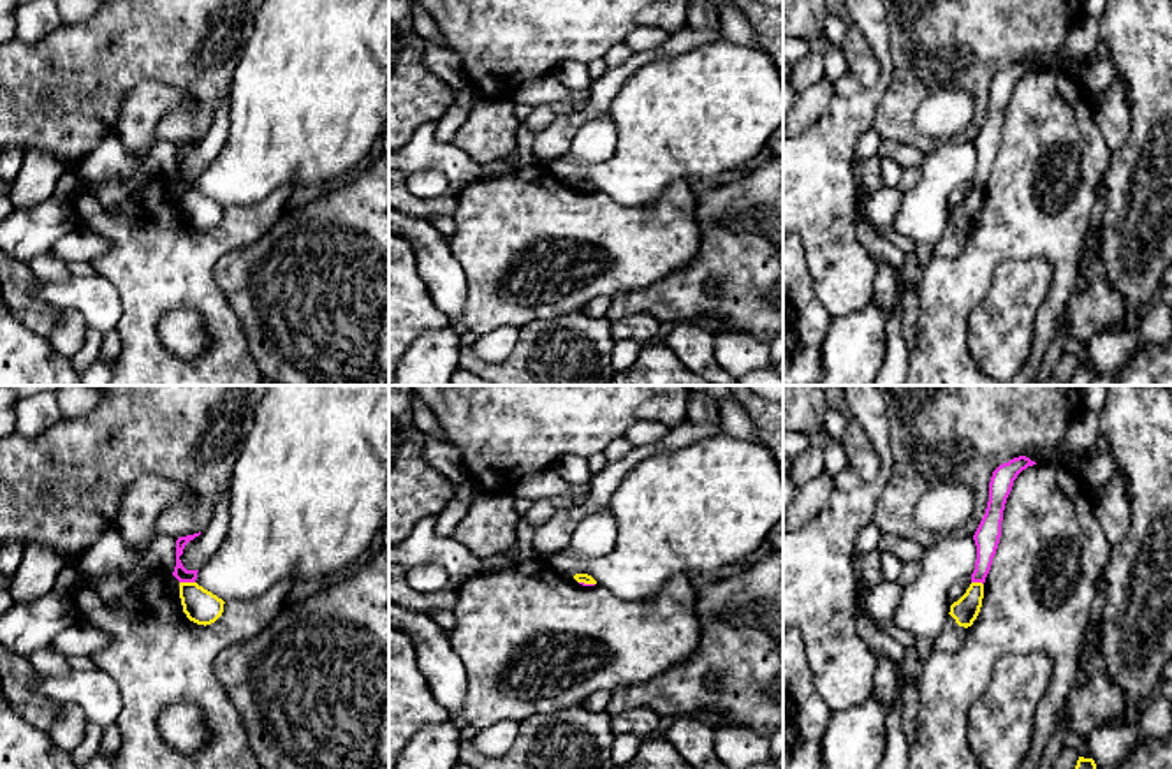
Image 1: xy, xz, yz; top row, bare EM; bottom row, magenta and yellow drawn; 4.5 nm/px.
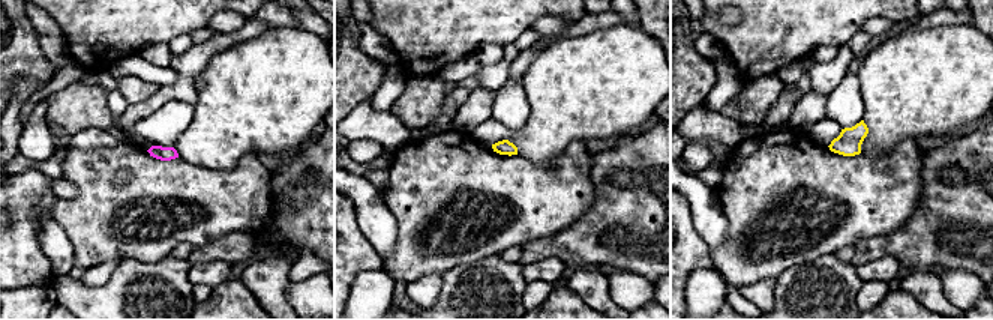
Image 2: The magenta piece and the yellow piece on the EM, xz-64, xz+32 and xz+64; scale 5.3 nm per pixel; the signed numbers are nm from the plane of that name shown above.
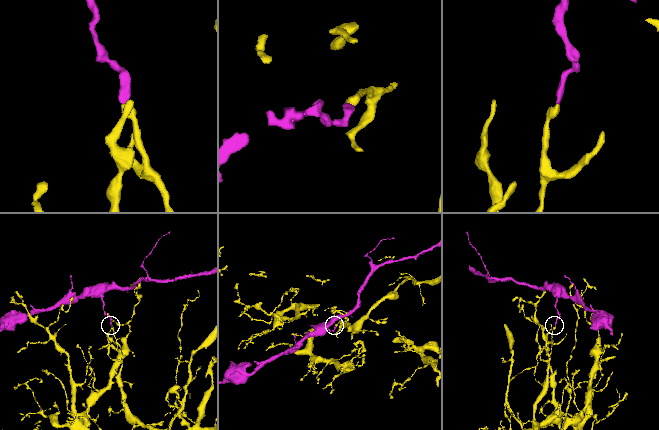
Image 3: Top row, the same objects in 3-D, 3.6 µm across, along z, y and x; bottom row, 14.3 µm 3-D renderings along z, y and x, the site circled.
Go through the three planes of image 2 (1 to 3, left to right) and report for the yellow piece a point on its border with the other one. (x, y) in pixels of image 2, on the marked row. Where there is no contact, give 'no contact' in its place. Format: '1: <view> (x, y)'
1: no contact
2: no contact
3: no contact

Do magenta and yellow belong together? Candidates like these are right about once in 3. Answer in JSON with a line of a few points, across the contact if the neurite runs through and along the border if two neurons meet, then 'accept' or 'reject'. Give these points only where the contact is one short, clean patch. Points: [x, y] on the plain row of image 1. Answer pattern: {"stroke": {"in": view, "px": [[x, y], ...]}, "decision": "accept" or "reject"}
{"stroke": {"in": "xy", "px": [[180, 187], [194, 189]]}, "decision": "reject"}

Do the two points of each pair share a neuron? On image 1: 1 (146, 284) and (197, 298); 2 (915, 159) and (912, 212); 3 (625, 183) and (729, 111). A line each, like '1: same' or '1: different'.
1: same
2: different
3: same

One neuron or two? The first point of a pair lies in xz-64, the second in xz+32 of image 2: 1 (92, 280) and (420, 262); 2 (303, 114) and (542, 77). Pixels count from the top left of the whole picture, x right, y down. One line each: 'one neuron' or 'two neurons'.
1: two neurons
2: one neuron

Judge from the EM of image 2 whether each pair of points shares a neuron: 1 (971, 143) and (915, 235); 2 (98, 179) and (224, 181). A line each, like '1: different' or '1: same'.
1: same
2: same

